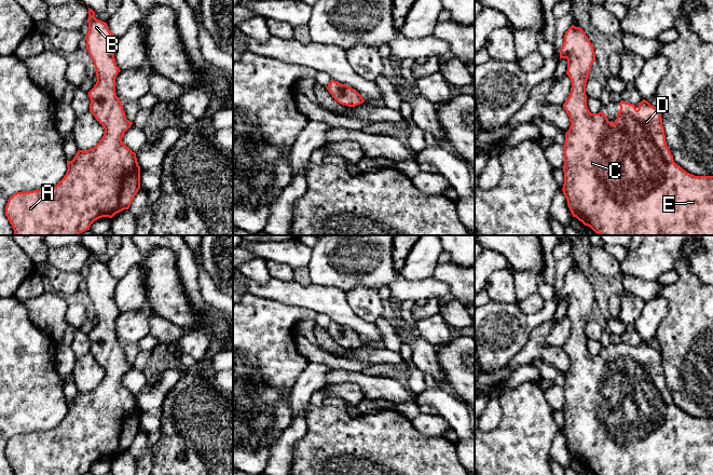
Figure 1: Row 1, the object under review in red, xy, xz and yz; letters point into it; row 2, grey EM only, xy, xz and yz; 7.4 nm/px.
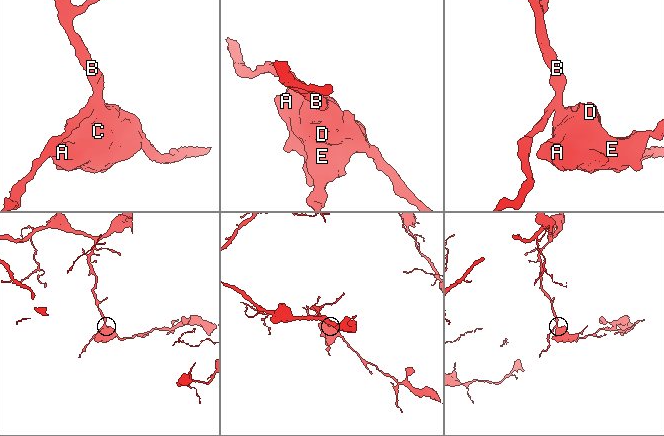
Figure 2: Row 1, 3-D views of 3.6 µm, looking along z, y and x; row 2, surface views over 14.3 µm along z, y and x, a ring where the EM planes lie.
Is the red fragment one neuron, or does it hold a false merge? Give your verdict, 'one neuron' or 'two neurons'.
one neuron

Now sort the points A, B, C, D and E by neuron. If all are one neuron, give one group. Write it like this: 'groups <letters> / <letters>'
groups A B C D E

